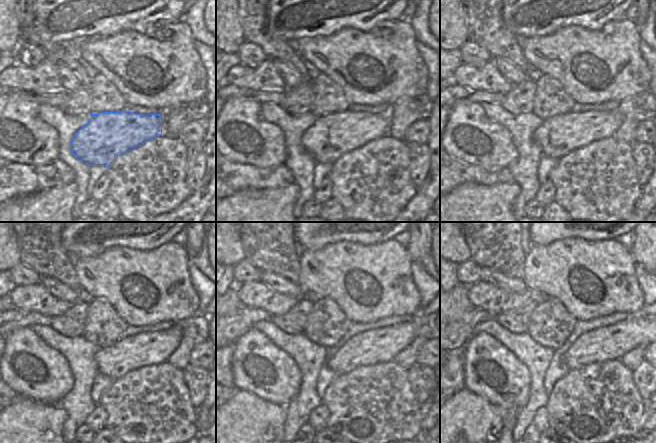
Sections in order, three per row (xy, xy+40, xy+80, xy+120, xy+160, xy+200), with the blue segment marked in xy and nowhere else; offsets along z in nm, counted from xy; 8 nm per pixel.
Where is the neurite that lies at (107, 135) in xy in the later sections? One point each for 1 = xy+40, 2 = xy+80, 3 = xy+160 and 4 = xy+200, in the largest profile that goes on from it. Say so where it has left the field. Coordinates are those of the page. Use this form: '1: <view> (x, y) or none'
1: xy+40 (331, 136)
2: xy+80 (559, 135)
3: xy+160 (381, 345)
4: xy+200 (611, 342)

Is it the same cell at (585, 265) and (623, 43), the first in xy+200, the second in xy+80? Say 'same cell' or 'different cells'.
same cell

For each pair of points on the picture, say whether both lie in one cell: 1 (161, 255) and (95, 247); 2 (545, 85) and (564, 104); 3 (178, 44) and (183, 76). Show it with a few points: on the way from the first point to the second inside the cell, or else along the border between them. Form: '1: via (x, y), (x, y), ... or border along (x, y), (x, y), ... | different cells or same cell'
1: border along (132, 248), (113, 246), (98, 255), (86, 257) | different cells
2: via (548, 90), (559, 101) | same cell
3: via (178, 52), (178, 68) | same cell

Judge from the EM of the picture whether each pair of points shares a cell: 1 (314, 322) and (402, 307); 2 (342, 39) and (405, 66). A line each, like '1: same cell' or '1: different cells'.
1: different cells
2: same cell

